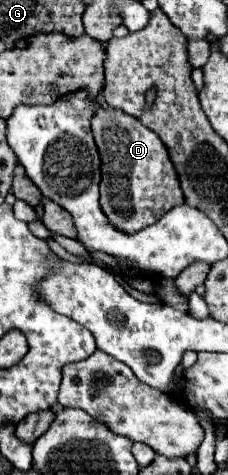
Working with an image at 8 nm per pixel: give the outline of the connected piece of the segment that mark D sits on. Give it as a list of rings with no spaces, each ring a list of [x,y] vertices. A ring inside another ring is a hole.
[[[103,104],[93,114],[91,132],[93,132],[95,144],[97,144],[99,156],[101,156],[101,174],[103,174],[103,178],[101,178],[101,208],[115,228],[119,228],[123,232],[147,228],[153,222],[157,222],[165,212],[169,212],[173,206],[185,202],[165,144],[147,126],[143,126],[135,116],[129,116],[117,108]]]

